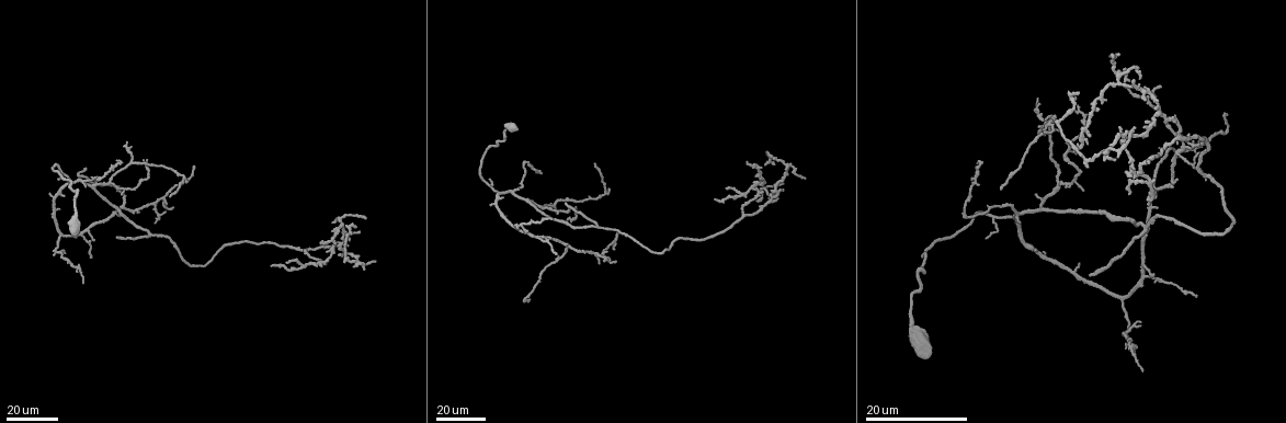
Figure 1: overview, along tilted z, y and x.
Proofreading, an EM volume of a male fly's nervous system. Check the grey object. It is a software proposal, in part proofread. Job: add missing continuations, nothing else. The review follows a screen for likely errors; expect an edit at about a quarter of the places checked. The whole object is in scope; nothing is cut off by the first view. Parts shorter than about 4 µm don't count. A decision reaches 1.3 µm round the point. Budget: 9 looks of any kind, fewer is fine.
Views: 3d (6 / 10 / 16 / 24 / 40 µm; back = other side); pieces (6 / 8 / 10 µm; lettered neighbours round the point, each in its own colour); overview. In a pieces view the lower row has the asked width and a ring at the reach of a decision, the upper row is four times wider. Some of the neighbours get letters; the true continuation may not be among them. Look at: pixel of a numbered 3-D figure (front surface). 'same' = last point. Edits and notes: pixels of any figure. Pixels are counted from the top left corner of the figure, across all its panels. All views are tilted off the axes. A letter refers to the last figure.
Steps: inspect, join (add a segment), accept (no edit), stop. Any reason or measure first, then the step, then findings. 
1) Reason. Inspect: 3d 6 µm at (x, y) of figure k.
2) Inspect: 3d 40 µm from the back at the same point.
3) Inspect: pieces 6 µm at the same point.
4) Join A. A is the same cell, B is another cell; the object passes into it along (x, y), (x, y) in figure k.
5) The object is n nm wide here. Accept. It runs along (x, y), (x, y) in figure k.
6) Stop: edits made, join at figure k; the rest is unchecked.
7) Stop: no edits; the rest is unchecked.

Branch stops here. Inspect: 3d 40 µm at (195, 165) of figure 1.

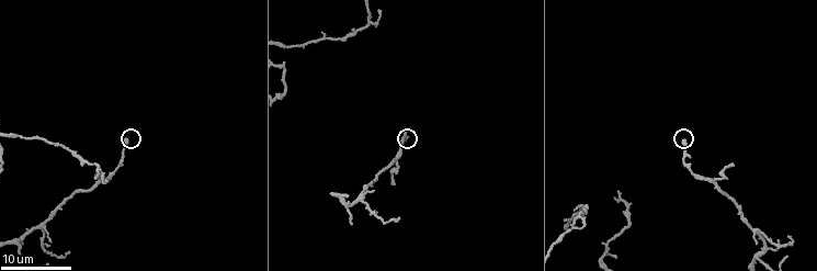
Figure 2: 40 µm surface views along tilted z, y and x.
Inspect: pieces 8 µm at (684, 143) of figure 2.

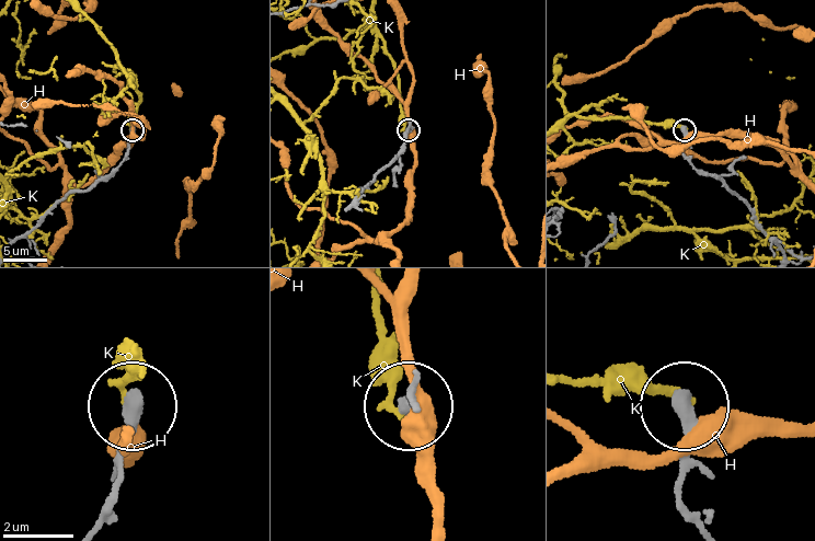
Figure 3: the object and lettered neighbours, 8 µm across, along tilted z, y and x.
The object is 420 nm wide here. Accept. H and K are other cells; it runs along (766, 234), (722, 182), (690, 163), (684, 153), (685, 129) in figure 3; none of them fits.

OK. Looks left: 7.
An open end. Inspect: 3d 24 µm at (352, 224) of figure 2.

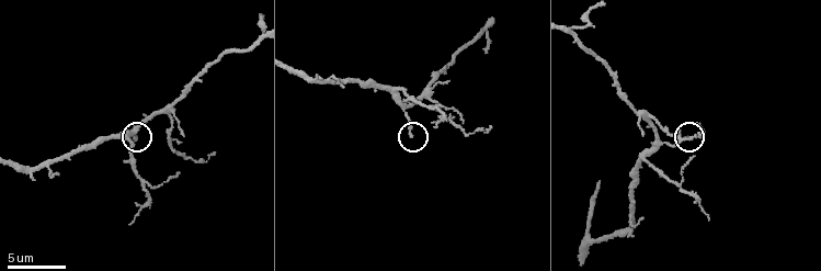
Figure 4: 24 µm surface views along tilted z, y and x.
Inspect: pieces 10 µm at (409, 137) of figure 4.

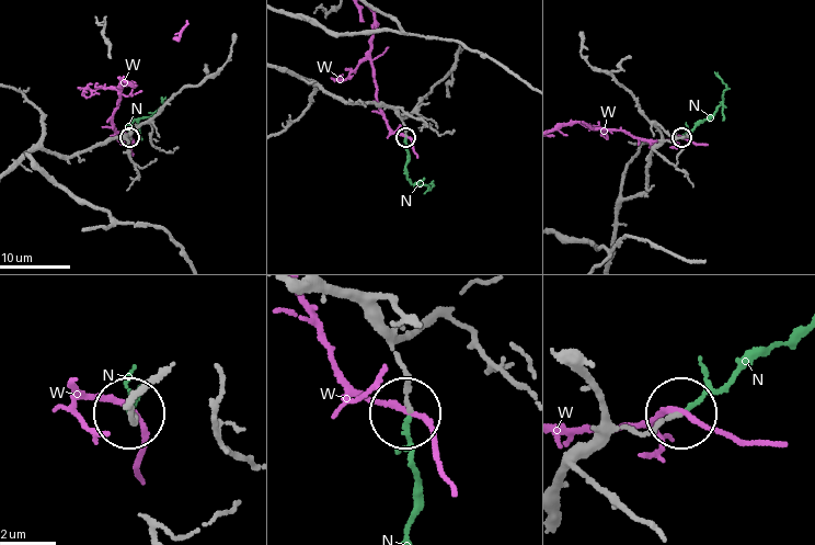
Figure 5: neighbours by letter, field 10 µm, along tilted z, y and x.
The object is 160 nm wide here. Join N. N is the same cell, W is another cell; the object passes into it along (399, 116), (405, 173), (413, 184), (433, 182) in figure 5; the neuron continues.

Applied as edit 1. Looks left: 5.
Inspect: overview.

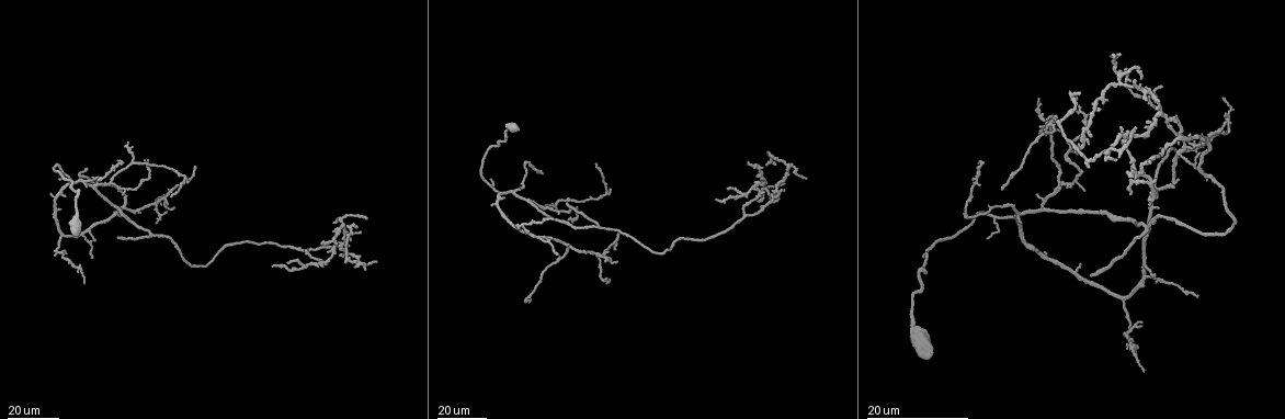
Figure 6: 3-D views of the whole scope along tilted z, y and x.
Free end. Inspect: 3d 40 µm at (119, 236) of figure 6.

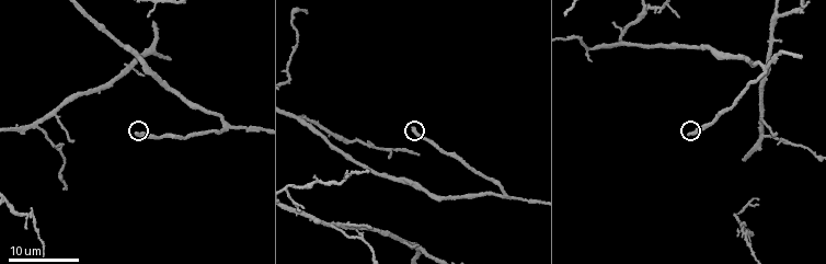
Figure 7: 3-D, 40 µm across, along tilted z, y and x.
See the neighbours. Inspect: pieces 8 µm at (137, 134) of figure 7.

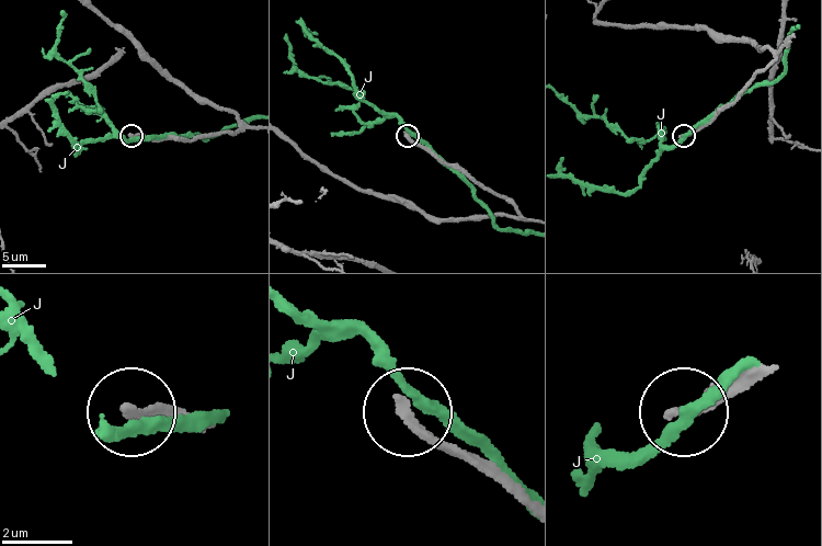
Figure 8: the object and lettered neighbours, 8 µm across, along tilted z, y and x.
Accept. J is another cell; it runs along (239, 127), (232, 133), (184, 139), (132, 136) in figure 8; none of them fits.

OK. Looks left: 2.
An open end. Inspect: 3d 24 µm at (729, 190) of figure 6.

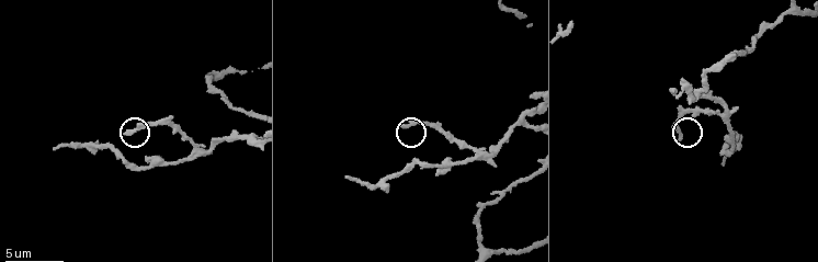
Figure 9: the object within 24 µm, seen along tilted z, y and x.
Inspect: pieces 8 µm at (677, 139) of figure 9.

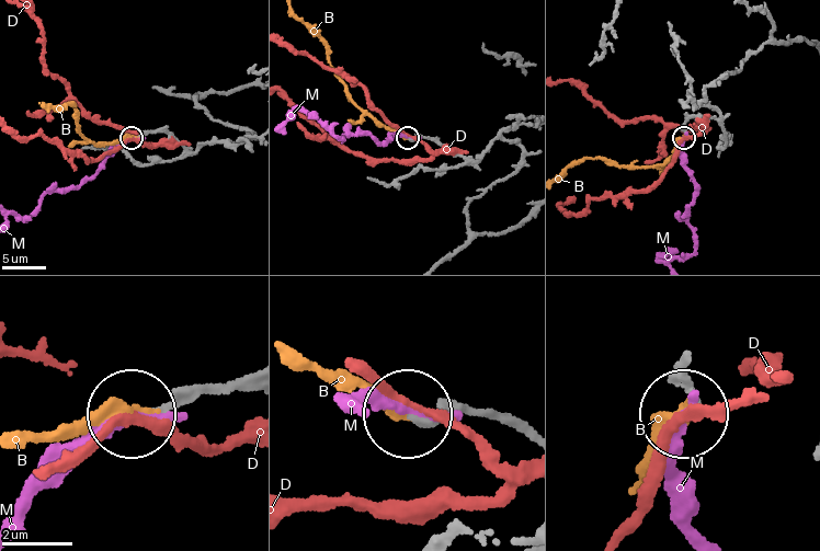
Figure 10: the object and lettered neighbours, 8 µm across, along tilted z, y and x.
Accept. B, D and M are other cells; it runs along (690, 358), (686, 416) in figure 10; no lettered segment goes on from it.

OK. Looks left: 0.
Stop: edits made, join at figure 5; the rest is unchecked.

